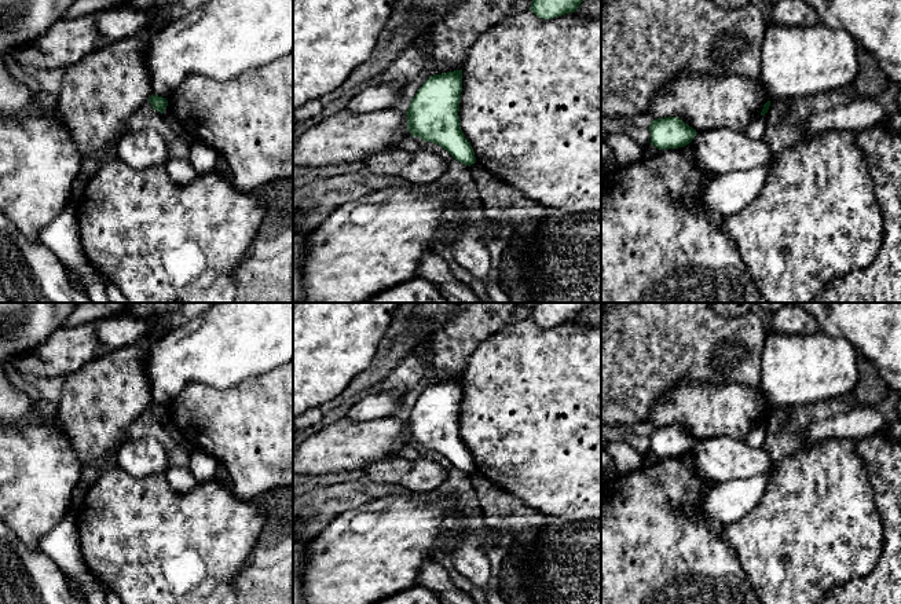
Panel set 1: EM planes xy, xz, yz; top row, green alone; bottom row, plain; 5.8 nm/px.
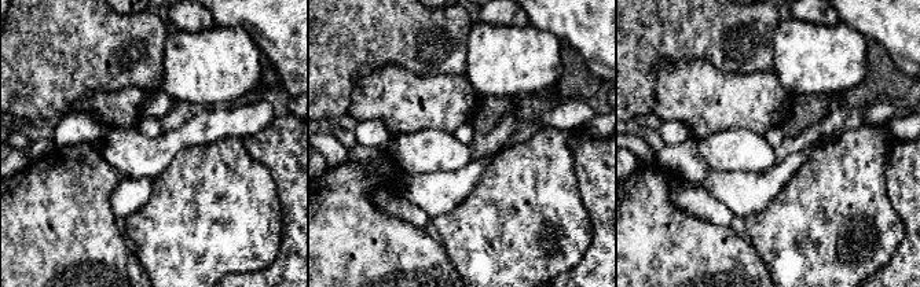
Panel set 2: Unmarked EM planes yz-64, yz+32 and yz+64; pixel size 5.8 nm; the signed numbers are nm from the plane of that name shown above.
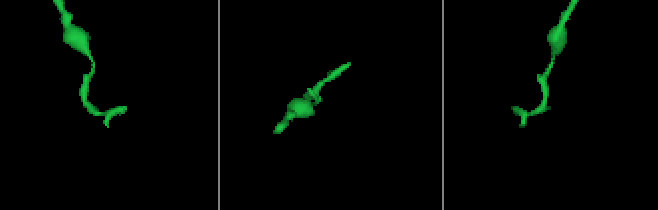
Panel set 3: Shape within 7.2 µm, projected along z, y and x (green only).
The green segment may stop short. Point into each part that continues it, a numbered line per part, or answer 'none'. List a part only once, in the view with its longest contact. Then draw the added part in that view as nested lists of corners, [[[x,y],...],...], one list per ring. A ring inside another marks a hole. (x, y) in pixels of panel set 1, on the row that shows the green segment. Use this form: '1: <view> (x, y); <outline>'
none

